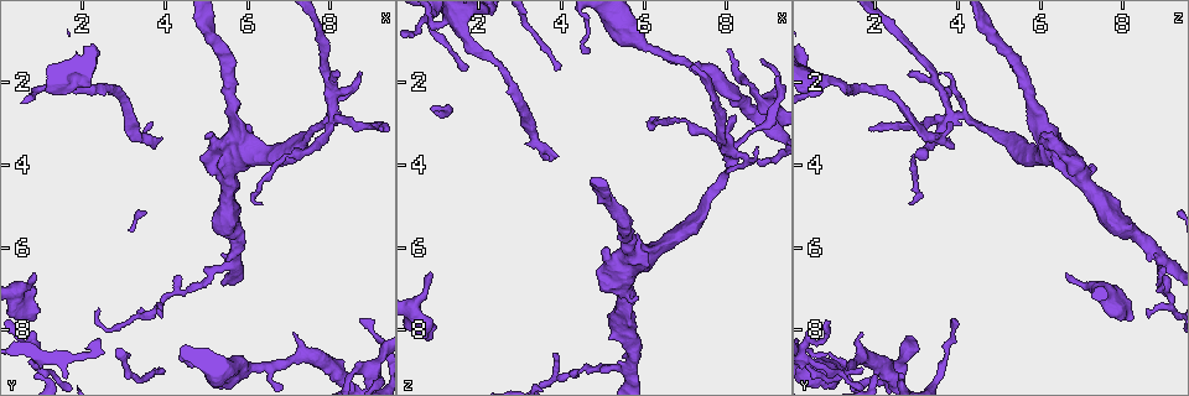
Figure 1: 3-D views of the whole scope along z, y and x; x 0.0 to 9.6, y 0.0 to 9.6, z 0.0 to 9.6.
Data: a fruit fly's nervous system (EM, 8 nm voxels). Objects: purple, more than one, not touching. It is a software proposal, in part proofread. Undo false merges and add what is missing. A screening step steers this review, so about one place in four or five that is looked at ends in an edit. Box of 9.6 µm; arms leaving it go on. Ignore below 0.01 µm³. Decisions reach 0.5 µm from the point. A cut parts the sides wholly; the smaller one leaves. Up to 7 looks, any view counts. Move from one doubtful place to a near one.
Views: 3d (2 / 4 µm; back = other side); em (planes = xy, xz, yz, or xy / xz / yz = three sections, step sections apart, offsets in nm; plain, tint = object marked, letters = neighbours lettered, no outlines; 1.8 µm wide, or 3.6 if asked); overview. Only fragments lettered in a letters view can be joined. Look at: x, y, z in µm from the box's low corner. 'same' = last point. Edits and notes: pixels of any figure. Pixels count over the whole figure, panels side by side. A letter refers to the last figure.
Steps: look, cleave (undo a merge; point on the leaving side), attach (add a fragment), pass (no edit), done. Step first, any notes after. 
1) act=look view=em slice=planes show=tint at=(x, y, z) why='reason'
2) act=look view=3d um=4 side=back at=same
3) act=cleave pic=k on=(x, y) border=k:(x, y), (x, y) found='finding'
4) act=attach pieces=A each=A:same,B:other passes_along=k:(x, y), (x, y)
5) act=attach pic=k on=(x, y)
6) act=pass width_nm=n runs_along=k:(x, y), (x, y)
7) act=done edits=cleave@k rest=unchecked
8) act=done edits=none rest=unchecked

act=look view=em um=3.6 slice=xz step=16 show=tint at=(5.80, 3.70, 6.30) why='four arms meet'

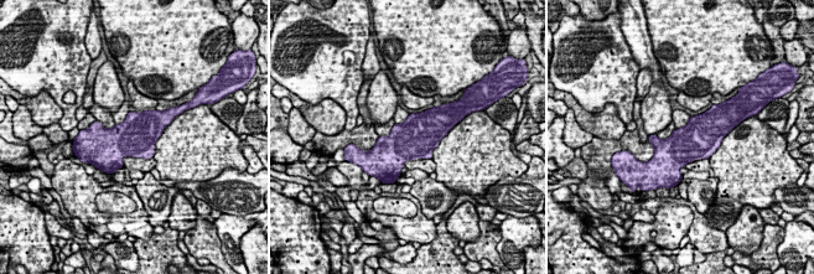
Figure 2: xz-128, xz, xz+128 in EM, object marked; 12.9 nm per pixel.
act=look view=em um=3.6 slice=planes show=tint at=same

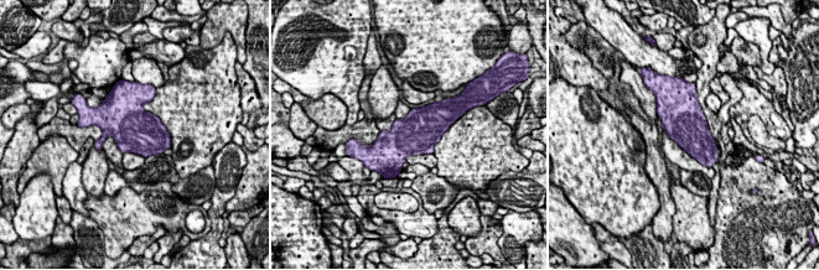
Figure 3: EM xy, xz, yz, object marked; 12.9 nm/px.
act=look view=em um=3.6 slice=planes show=letters at=same

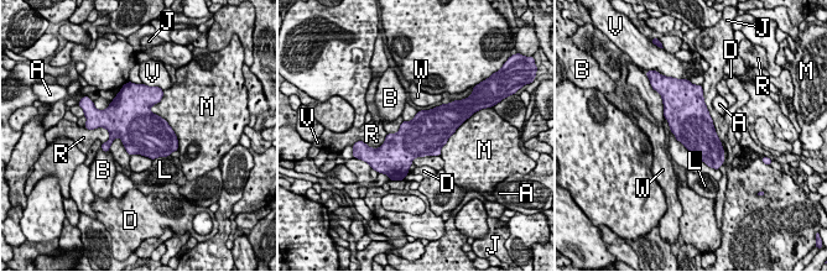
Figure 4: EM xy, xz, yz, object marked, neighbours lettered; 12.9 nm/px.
act=pass width_nm=550 each=A:other,B:other,D:other,J:other,L:other,M:other,R:other,V:other,W:other border=4:(702, 92), (724, 157) found='all the same neuron'

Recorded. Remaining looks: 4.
act=look view=3d um=4 at=(8.05, 2.05, 3.50) why='a fork'

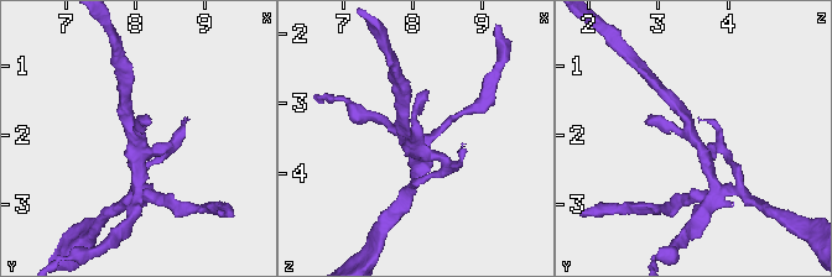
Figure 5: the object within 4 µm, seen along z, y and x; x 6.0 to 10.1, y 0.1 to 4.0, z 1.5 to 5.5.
act=look view=em slice=yz step=8 show=letters at=(8.00, 1.95, 3.50)

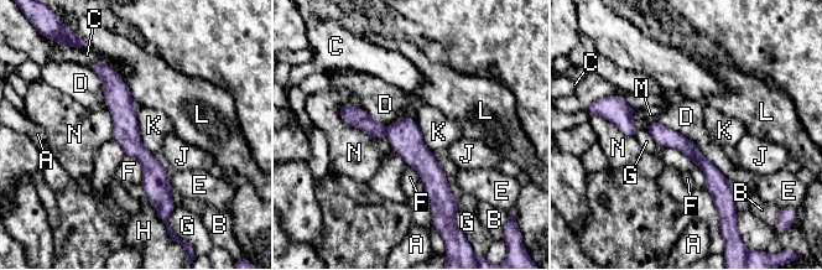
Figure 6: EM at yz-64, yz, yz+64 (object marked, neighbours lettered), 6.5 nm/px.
act=look view=em slice=xy step=8 show=letters at=same why='another direction'

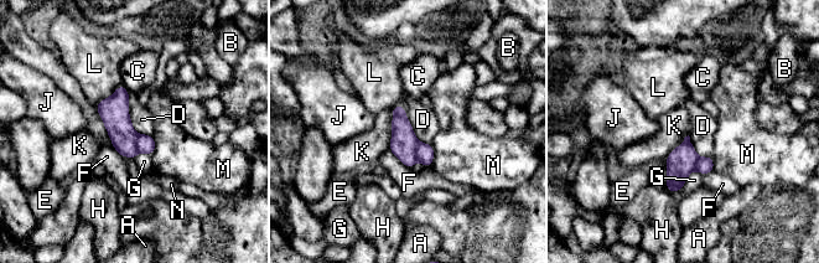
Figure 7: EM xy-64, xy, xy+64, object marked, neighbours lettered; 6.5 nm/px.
act=cleave pic=7 on=(114, 112) each=A:other,B:other,C:other,D:other,E:other,F:other,G:other,H:other,J:other,K:other,L:other,M:other,N:other border=7:(138, 134), (136, 150) found='two neurons meet here'

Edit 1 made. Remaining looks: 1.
act=done edits=cleave@7 rest=unchecked

